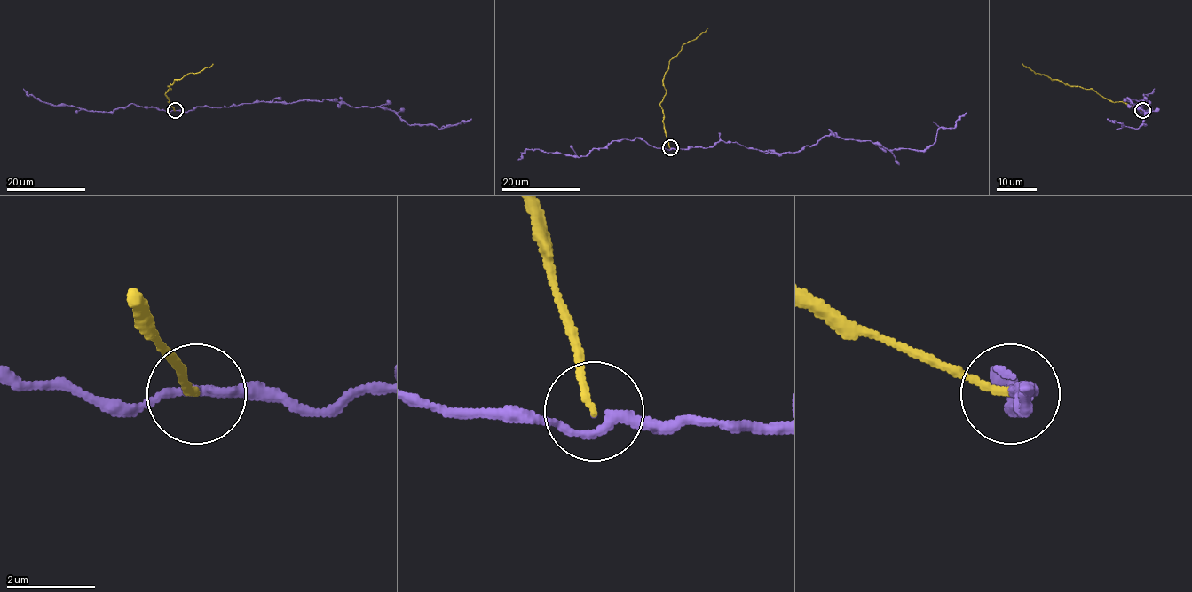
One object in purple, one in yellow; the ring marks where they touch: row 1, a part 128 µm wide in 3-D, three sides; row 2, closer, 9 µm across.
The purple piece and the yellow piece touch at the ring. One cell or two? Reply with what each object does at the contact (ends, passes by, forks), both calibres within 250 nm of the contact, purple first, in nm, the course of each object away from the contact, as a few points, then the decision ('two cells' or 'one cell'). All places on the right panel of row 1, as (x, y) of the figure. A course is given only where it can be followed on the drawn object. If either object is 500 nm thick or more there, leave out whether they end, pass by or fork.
purple passes by; yellow ends there; 180 nm thick on the purple side, 150 nm on the other; purple runs (1142, 110), (1135, 106), (1148, 103), (1146, 99), (1130, 102), (1144, 112), (1144, 124), (1138, 129), (1107, 120); yellow runs (1142, 111), (1122, 102), (1109, 101), (1092, 89), (1051, 80), (1022, 63); two cells

